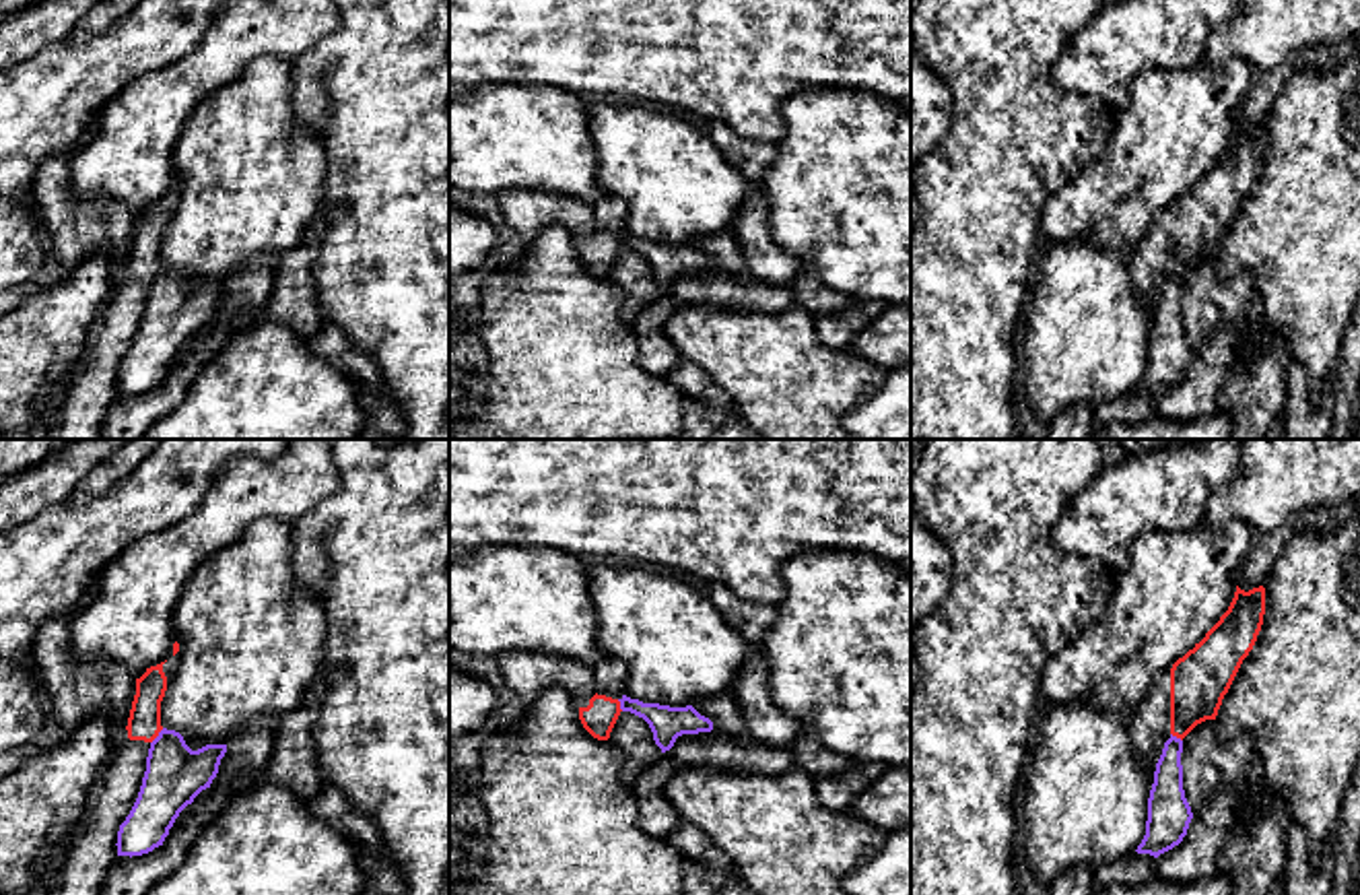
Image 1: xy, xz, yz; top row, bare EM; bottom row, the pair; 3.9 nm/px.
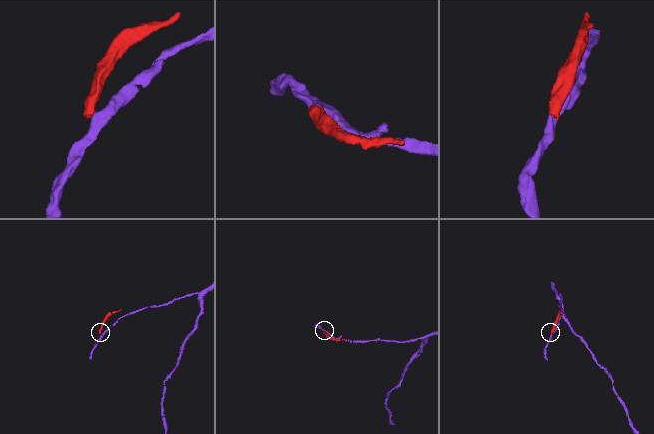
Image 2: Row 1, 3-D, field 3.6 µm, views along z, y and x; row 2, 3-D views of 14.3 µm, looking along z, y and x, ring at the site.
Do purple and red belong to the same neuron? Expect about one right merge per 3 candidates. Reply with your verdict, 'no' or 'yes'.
no

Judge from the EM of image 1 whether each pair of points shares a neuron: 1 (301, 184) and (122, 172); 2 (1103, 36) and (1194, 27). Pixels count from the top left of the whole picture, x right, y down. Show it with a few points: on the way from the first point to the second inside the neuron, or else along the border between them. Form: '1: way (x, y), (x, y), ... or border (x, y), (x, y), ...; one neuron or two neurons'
1: border (184, 128), (174, 149), (174, 178); two neurons
2: way (1126, 31), (1171, 27); one neuron

